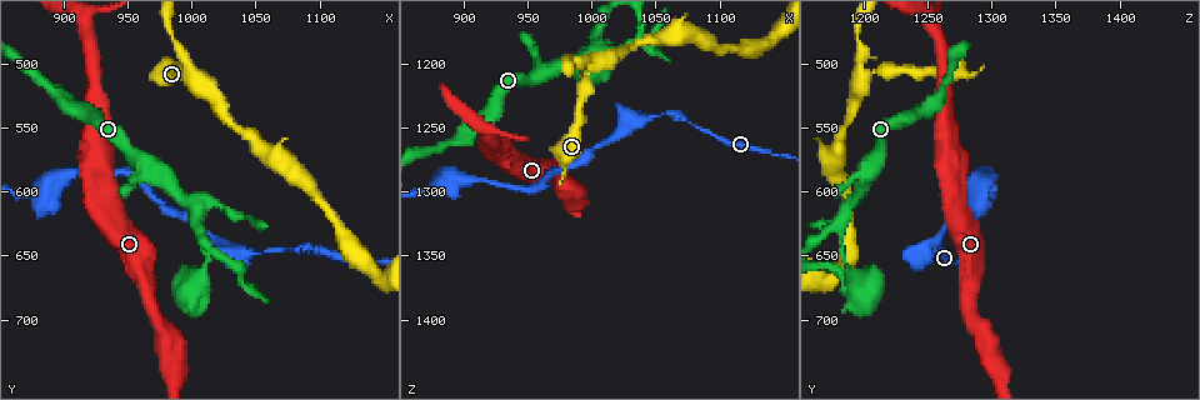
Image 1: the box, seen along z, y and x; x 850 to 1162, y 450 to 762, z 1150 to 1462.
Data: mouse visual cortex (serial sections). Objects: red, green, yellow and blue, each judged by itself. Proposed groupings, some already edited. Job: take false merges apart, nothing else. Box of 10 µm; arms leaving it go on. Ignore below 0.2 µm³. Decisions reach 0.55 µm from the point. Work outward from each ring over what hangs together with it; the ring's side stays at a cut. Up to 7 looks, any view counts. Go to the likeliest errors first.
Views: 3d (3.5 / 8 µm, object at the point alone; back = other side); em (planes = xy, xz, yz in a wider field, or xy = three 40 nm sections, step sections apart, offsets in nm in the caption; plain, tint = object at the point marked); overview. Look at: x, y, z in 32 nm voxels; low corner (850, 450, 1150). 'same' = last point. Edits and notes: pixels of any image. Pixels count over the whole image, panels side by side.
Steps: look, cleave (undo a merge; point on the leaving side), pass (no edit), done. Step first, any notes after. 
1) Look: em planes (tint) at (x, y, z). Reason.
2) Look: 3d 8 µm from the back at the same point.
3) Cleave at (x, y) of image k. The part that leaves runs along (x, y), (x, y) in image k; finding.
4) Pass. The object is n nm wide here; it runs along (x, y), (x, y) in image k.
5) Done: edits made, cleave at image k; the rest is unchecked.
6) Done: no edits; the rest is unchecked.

Look: 3d 3.5 µm at (1002, 624, 1180). Two arms in line, one across.

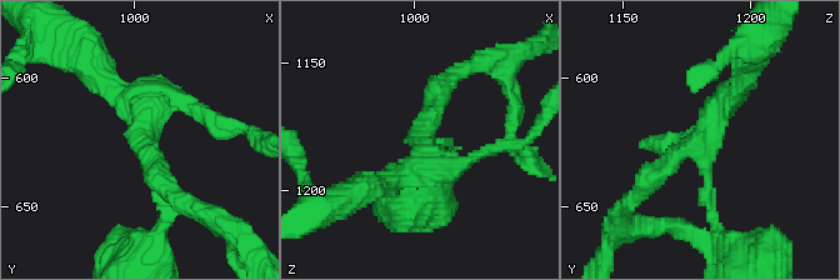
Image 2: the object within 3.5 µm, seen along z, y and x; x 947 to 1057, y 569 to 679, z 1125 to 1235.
Look: em xy step 5 (tint) at (1003, 624, 1180). 3 arms meet here; the arms are 150, 250, 300 nm wide.

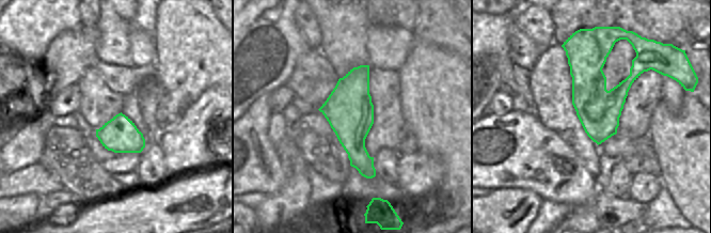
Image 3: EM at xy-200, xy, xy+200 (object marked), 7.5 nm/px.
Pass. It runs along (109, 84), (140, 110), (168, 218) in image 2; all the same cell.

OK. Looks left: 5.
Look: 3d 3.5 µm at (1054, 646, 1242). Thin neck.

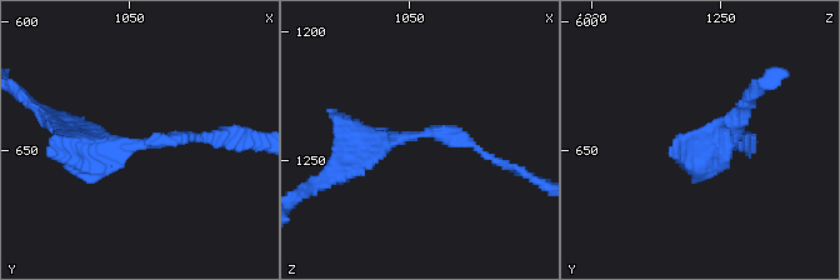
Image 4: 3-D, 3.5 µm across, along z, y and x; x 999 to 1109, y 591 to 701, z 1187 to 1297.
Look: em xy step 2 (tint) at (1054, 646, 1241). Shape alone is not enough.

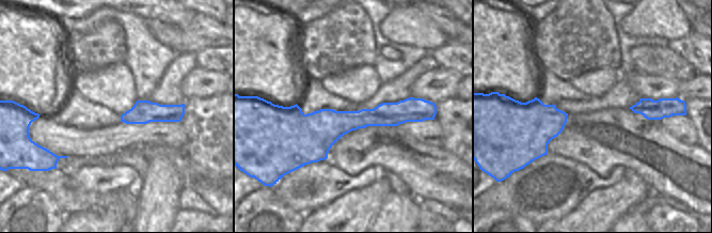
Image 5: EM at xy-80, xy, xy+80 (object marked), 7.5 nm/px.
Pass. It runs along (424, 105), (345, 122), (283, 122) in image 5; continuous, no second cell.

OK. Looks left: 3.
Look: em xy step 5 (tint) at (1000, 510, 1202). Two arms in line, one across.

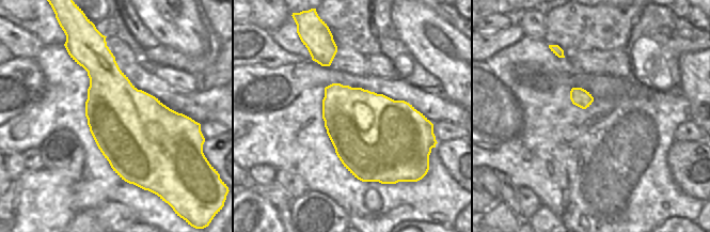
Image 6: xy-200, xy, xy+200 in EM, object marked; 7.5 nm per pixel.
Look: 3d 3.5 µm at the same point.

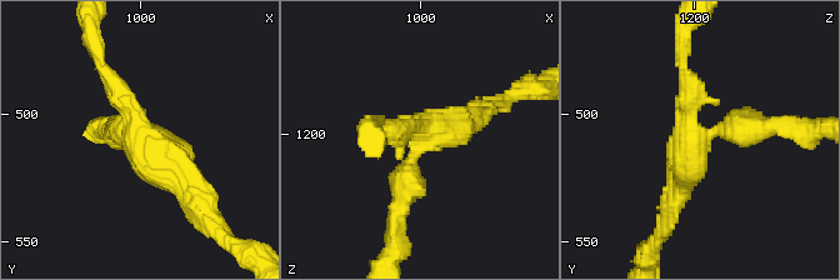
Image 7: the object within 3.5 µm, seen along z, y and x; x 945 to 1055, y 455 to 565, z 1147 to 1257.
Pass. The object is 650 nm wide here; it runs along (399, 210), (418, 139), (475, 114) in image 7; one cell here.

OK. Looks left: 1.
Done: no edits; the rest is unchecked.

